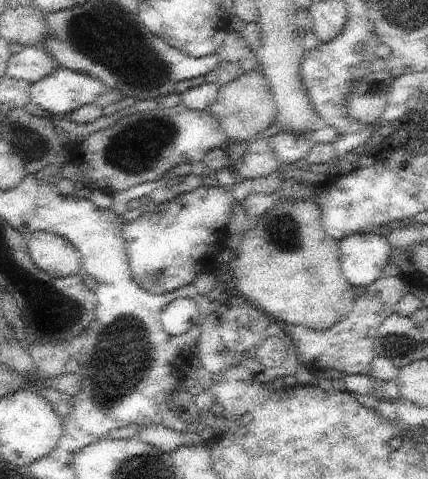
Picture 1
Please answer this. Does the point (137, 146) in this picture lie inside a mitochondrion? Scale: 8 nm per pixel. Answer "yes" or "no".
yes

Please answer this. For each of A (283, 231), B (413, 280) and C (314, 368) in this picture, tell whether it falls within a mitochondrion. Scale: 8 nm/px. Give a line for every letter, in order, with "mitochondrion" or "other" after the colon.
A: mitochondrion
B: other
C: other

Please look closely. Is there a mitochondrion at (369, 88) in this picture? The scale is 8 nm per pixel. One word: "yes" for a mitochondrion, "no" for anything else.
yes

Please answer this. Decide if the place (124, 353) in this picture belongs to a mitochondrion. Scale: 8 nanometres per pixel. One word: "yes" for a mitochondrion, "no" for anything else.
yes

